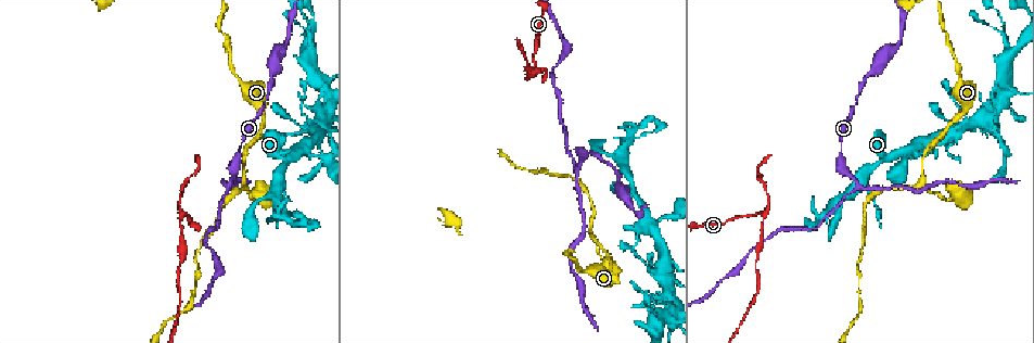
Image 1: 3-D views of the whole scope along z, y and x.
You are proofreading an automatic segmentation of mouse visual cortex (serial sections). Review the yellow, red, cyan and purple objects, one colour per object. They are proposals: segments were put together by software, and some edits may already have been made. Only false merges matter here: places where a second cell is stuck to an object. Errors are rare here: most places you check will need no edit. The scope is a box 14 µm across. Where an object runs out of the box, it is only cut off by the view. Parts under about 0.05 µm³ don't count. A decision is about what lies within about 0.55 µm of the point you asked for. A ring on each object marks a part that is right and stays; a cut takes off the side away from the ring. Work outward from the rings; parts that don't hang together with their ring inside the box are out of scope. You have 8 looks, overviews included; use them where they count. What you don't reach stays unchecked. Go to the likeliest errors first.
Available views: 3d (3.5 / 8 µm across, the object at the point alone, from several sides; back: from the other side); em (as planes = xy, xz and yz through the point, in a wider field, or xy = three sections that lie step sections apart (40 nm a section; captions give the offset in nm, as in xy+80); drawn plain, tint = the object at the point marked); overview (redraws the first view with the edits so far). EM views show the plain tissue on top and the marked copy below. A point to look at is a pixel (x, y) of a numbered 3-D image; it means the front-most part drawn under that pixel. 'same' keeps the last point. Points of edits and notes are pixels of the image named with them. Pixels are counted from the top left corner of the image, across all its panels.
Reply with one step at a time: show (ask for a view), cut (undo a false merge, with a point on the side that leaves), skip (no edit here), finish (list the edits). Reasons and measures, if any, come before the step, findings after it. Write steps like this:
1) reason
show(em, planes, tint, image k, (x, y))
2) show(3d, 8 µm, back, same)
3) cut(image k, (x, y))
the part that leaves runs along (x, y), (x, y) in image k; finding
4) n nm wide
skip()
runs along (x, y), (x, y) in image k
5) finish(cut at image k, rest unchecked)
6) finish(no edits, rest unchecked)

side arm on a straight run
show(3d, 3.5 µm, image 1, (764, 214))

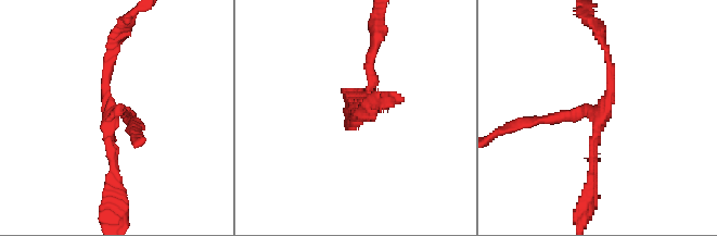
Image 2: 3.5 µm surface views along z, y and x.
show(em, xy, step 2, tint, image 2, (596, 117))

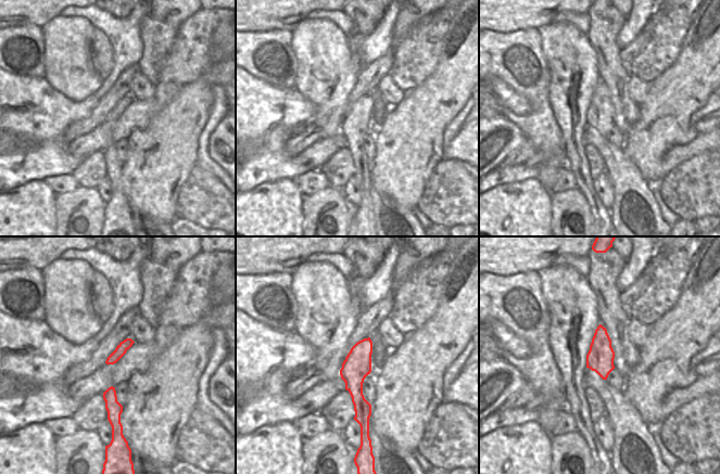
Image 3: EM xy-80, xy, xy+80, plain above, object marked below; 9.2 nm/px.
cut it another way
show(em, xy, step 3, tint, same)

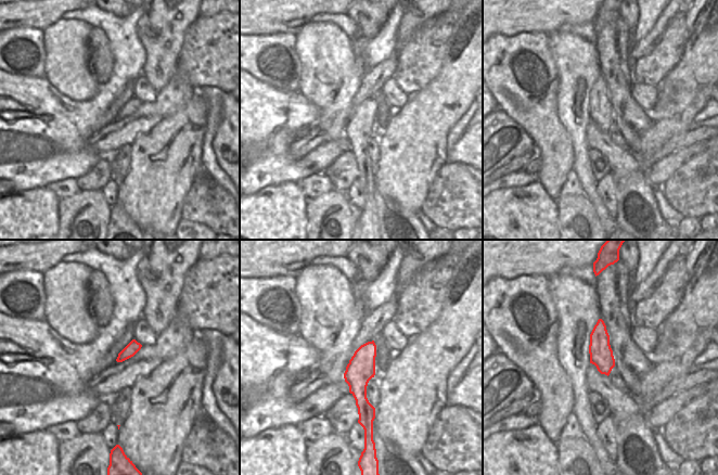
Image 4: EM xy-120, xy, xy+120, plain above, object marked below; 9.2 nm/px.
skip()
runs along (371, 344), (360, 370), (370, 418) in image 4; all the same cell

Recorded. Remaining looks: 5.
show(3d, 3.5 µm, image 1, (576, 169))

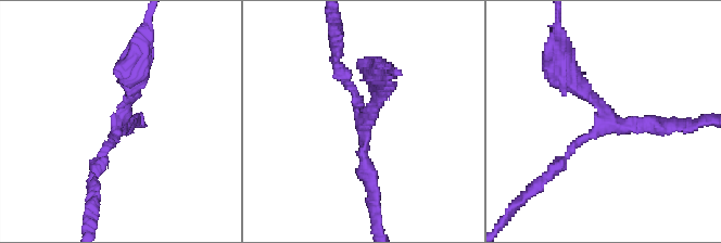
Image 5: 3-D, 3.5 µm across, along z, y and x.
3 arms; arms of 150, 200, 250 nm; shape alone is not enough
show(em, xy, step 1, tint, image 5, (609, 117))

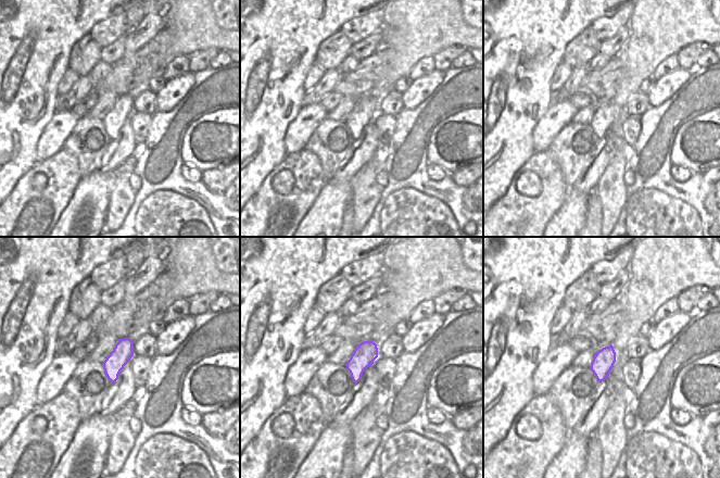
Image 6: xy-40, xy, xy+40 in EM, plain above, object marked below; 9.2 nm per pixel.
skip()
runs along (135, 66), (135, 93), (98, 163) in image 5; all the same cell

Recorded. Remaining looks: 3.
three arms meet
show(3d, 3.5 µm, image 1, (921, 180))

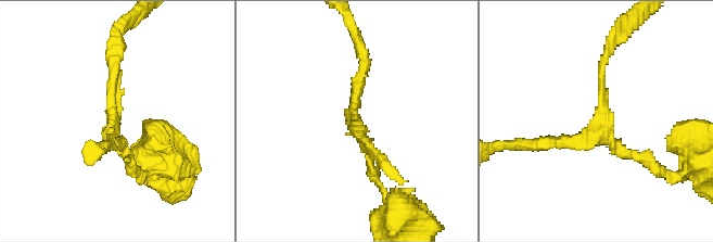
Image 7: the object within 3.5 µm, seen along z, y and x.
show(em, xy, step 3, tint, image 7, (602, 124))

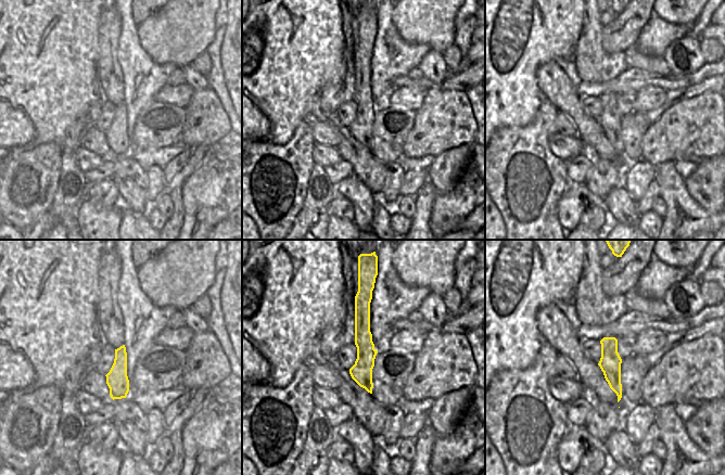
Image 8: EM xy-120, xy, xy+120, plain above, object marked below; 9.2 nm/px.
3 arms; arms of 150, 150, 200 nm
skip()
runs along (607, 54), (601, 124), (626, 154), (651, 164) in image 7; continuous, no second cell

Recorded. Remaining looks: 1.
finish(no edits, rest unchecked)

